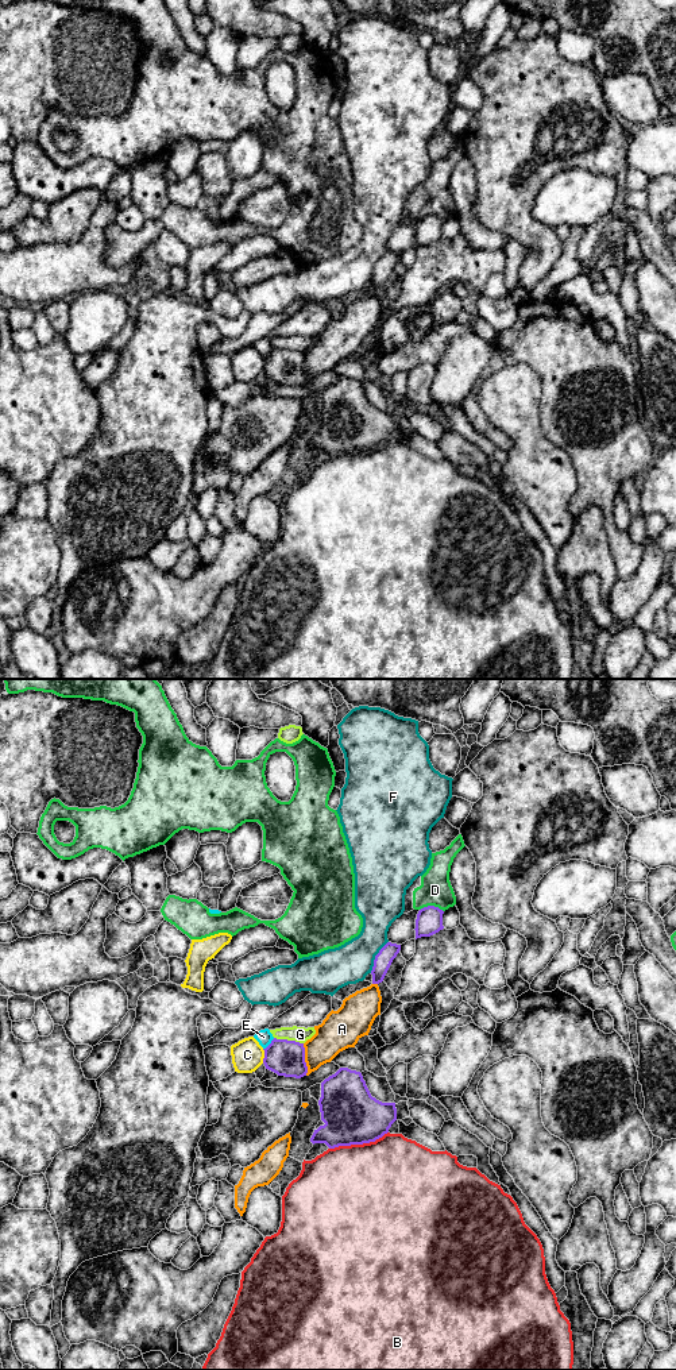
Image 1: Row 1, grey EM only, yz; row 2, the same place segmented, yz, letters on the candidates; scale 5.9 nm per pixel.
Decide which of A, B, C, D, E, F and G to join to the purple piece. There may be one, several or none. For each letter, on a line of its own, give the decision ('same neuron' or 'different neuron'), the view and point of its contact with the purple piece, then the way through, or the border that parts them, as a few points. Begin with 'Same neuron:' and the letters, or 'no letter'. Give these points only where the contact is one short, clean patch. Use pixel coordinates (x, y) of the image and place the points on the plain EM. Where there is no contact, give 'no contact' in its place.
Same neuron: no letter
A: different neuron; meets purple in yz at (304, 369)
B: different neuron; meets purple in yz at (358, 452)
C: different neuron; meets purple in yz at (265, 365)
D: different neuron; meets purple in yz at (432, 215)
E: different neuron; meets purple in yz at (270, 352); border along yz (274, 347), (263, 358)
F: different neuron; meets purple in yz at (375, 266)
G: different neuron; meets purple in yz at (289, 350)

